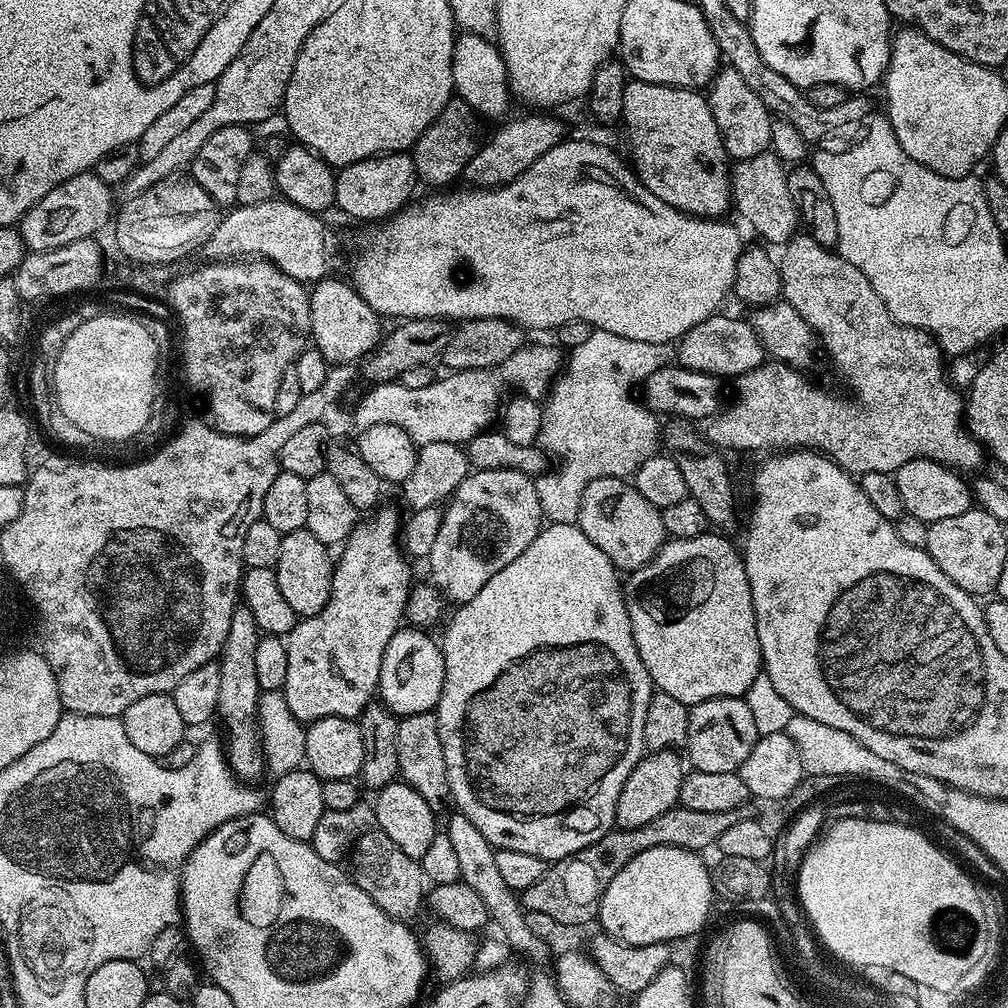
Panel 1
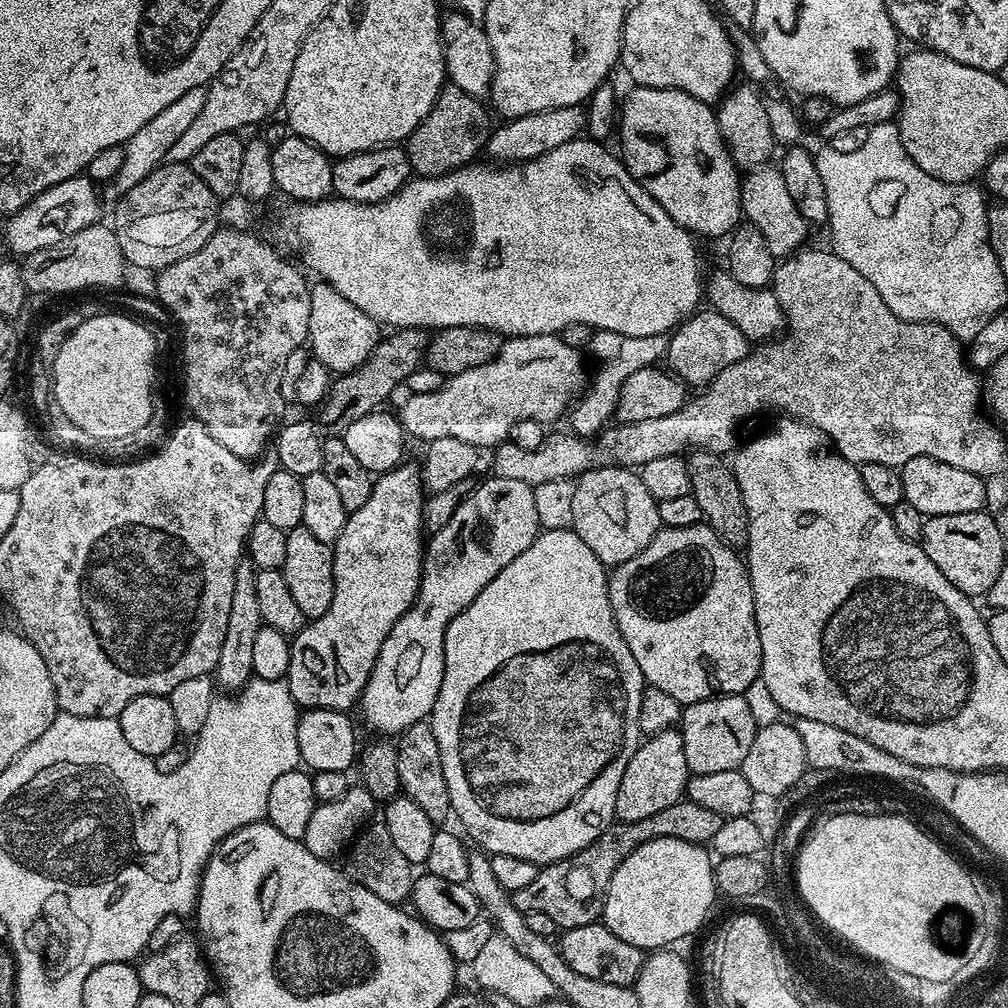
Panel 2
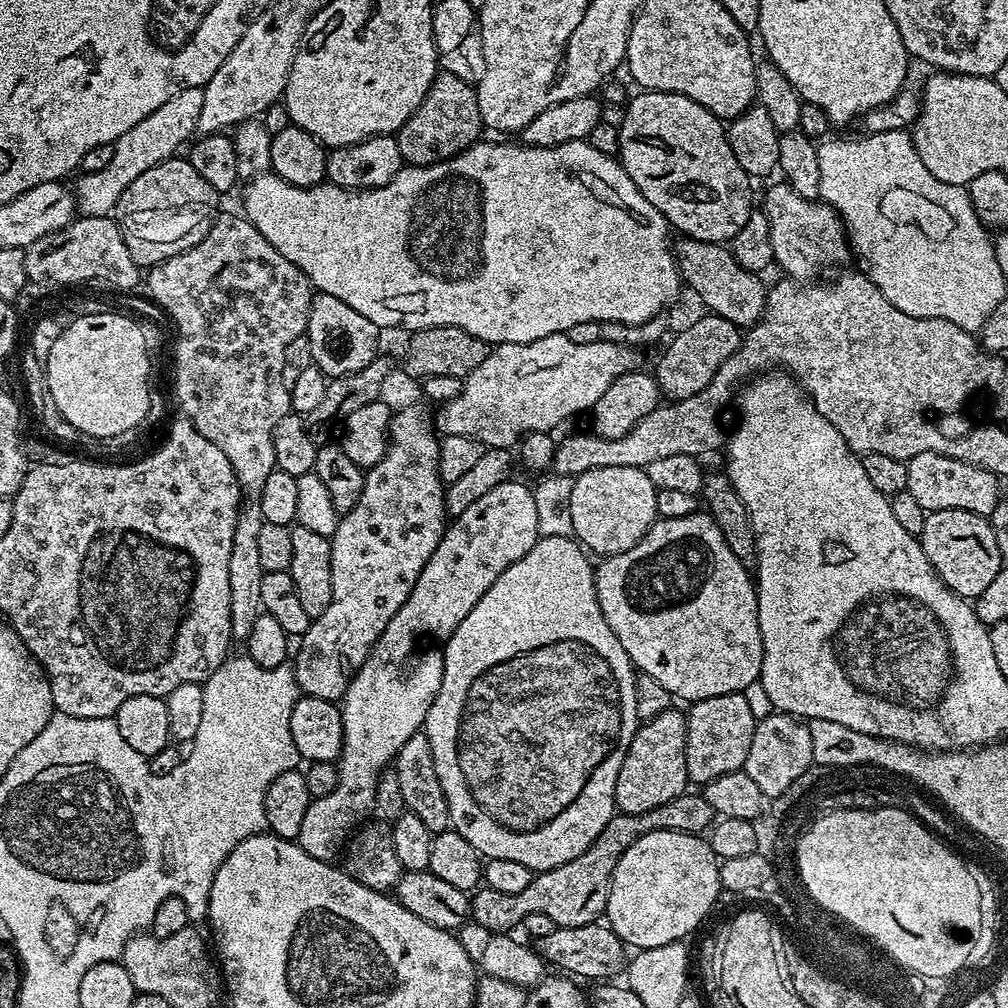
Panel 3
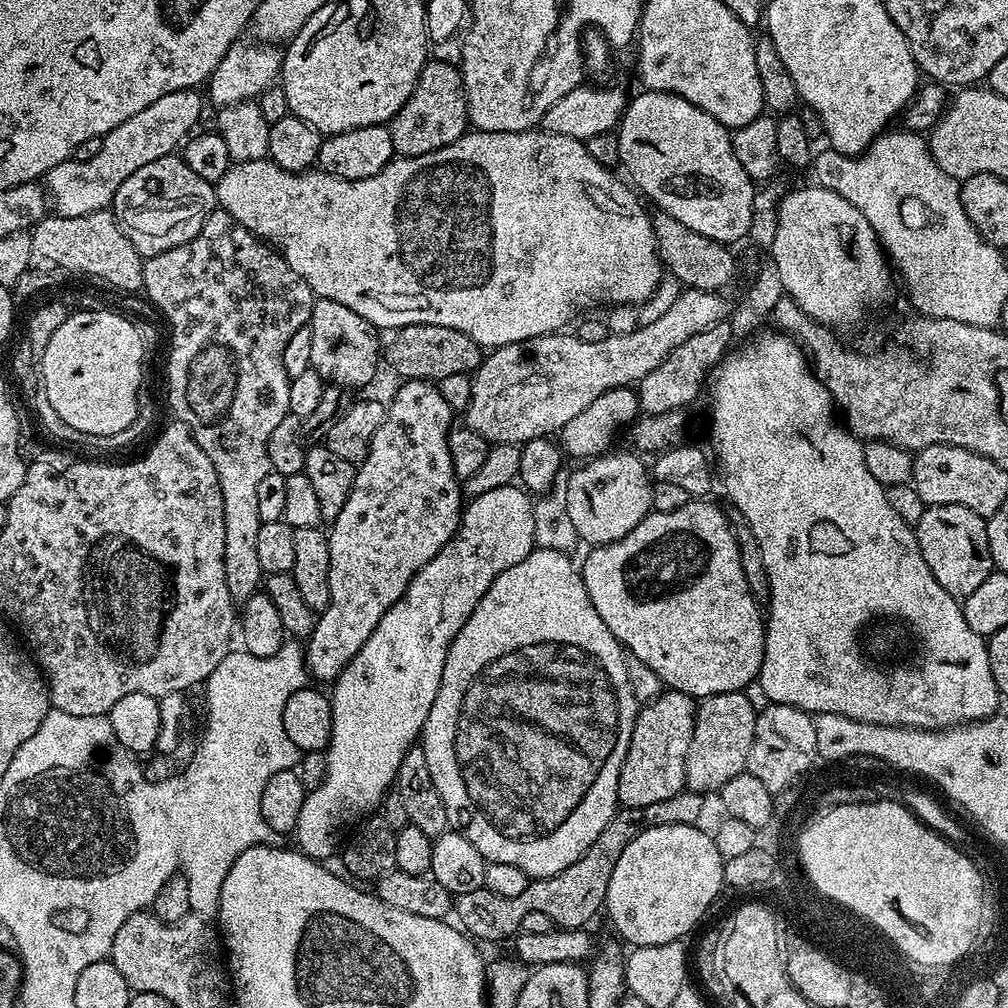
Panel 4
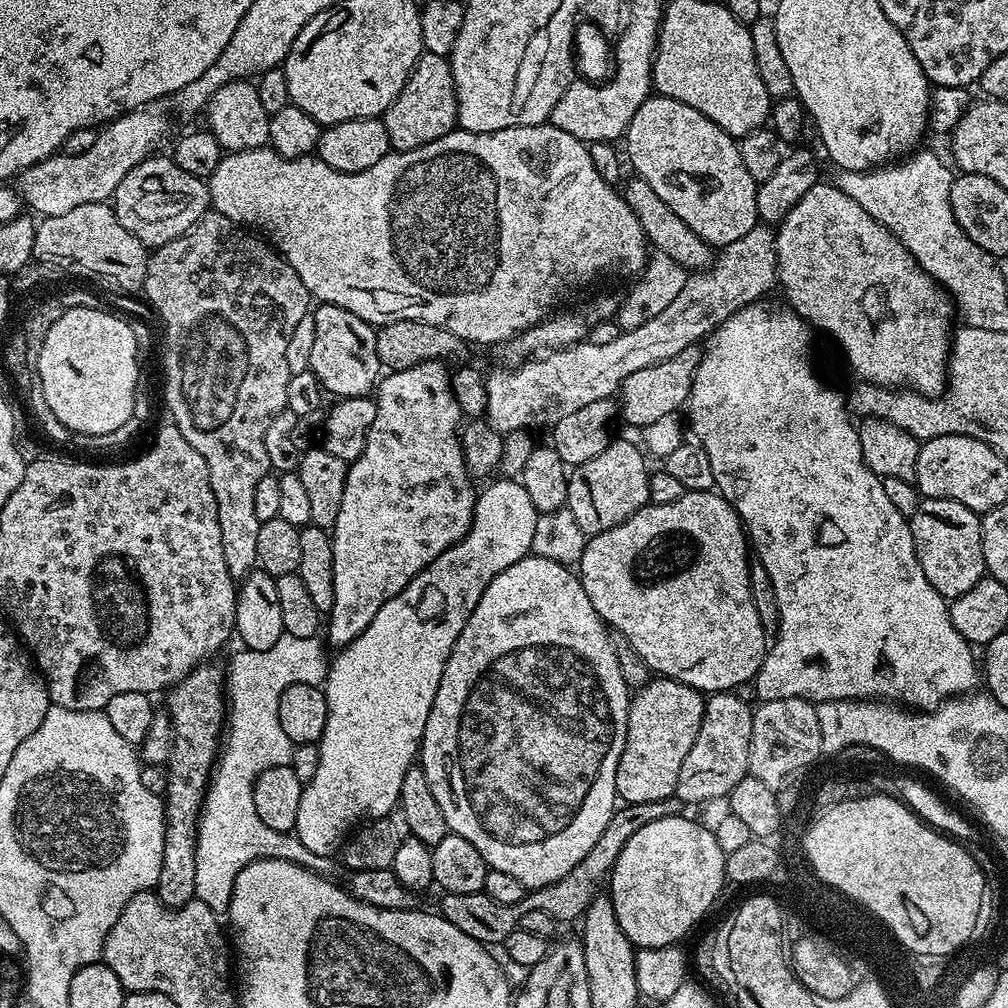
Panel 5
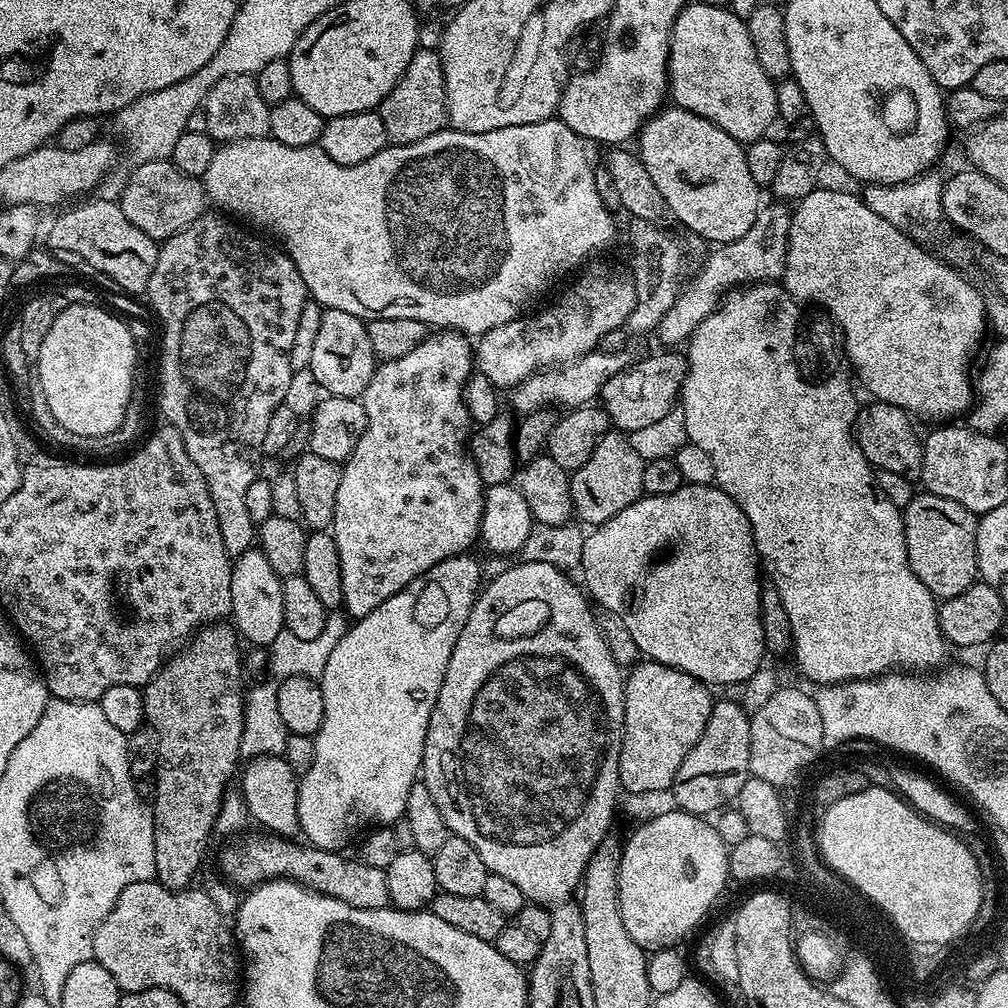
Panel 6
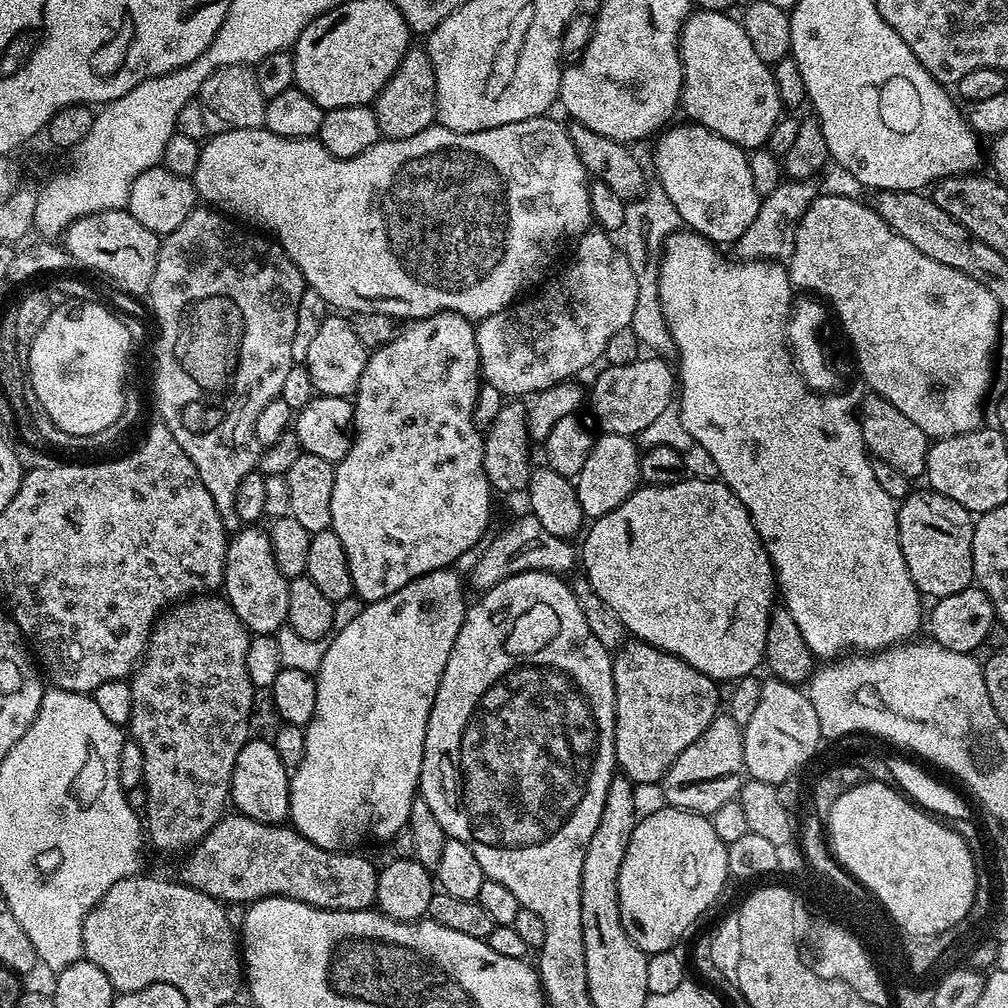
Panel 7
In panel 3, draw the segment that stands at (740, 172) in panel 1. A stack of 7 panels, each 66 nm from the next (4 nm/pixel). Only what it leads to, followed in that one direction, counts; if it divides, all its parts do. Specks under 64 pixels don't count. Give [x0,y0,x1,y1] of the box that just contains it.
[762,182,850,282]

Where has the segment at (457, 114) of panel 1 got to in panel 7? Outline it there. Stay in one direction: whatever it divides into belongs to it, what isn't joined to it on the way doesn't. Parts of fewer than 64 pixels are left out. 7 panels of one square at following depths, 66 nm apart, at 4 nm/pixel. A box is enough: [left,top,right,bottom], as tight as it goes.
[372,47,436,141]

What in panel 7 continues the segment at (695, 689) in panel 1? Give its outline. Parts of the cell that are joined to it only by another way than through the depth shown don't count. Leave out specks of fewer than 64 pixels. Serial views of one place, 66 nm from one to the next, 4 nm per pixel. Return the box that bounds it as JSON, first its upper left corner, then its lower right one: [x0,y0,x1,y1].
[578,478,778,682]

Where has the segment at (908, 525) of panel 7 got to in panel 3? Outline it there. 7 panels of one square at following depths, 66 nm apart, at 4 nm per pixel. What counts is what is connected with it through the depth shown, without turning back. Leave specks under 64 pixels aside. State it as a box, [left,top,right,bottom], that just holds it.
[918,510,1002,602]

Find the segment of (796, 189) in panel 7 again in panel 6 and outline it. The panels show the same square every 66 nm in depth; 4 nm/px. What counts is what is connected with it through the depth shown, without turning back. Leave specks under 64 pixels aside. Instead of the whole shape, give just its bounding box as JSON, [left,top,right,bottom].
[658,202,793,345]

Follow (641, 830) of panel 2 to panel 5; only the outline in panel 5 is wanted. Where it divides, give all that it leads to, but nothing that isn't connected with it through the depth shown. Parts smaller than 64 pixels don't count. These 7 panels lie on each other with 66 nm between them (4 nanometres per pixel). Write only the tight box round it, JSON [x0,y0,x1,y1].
[438,798,686,946]

